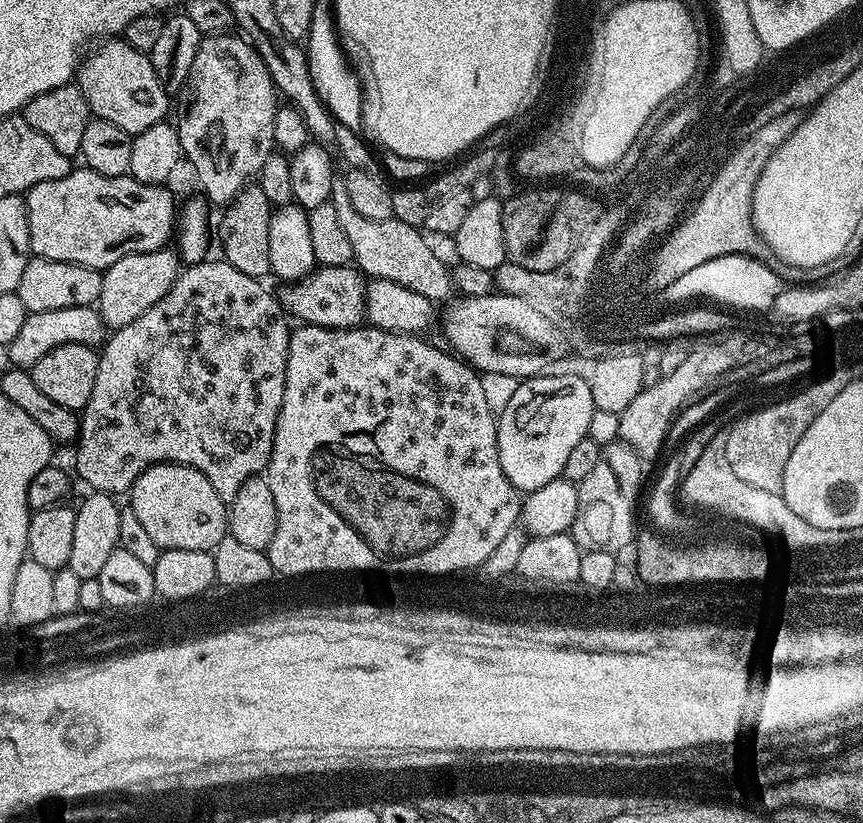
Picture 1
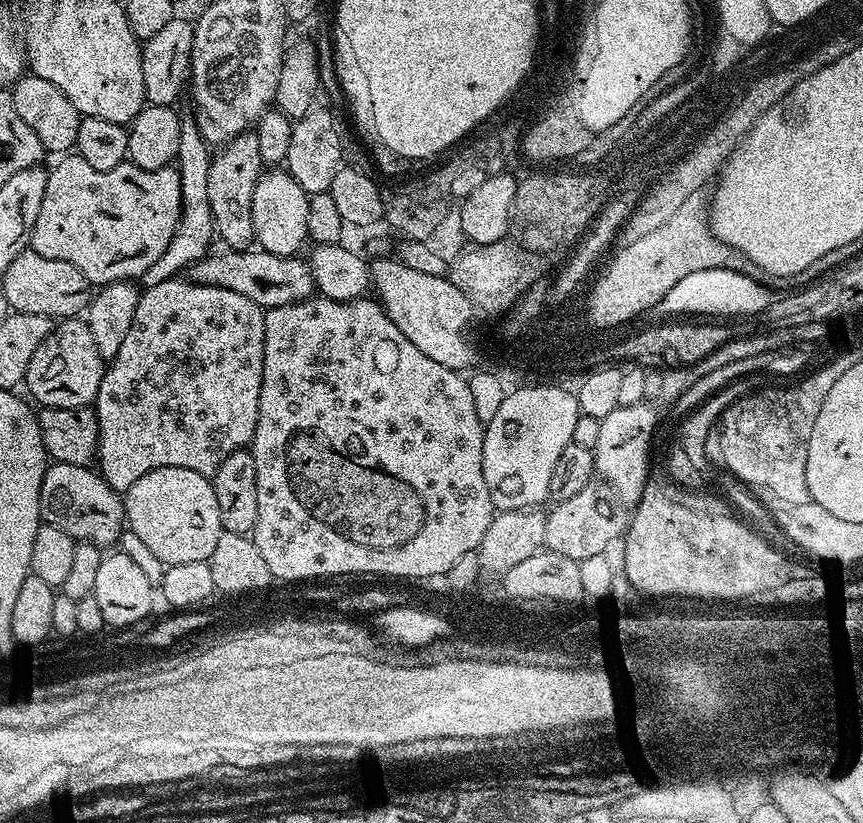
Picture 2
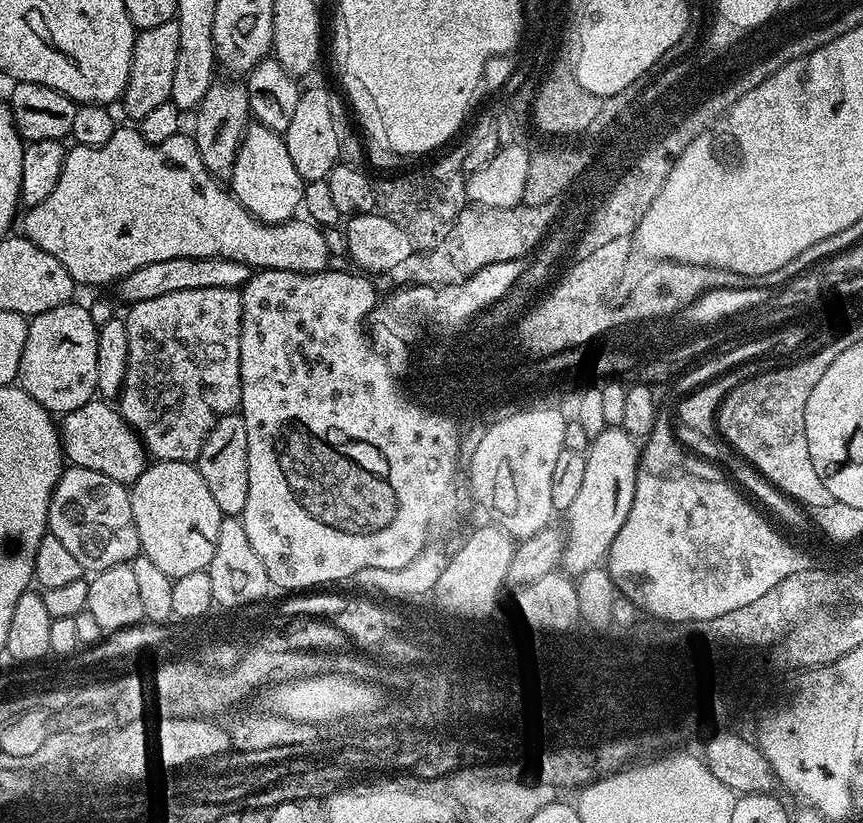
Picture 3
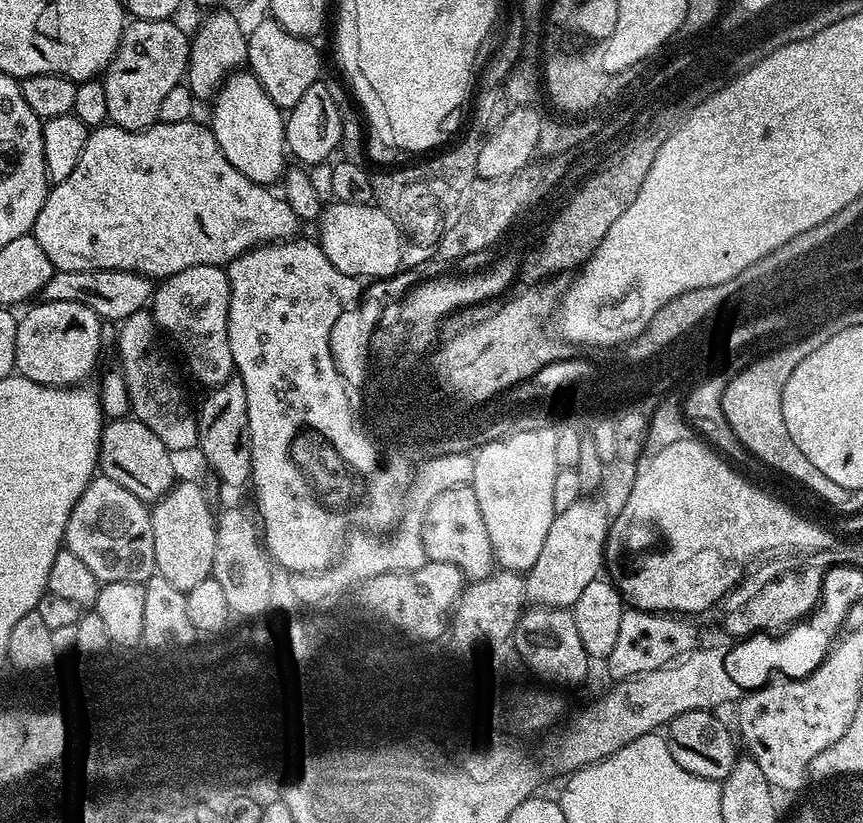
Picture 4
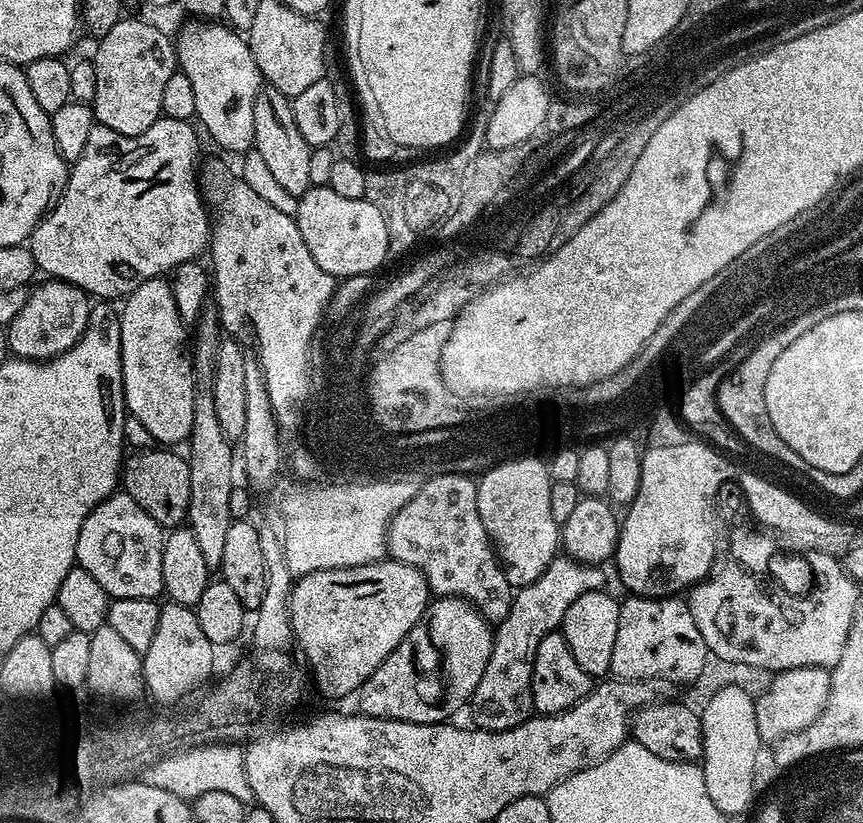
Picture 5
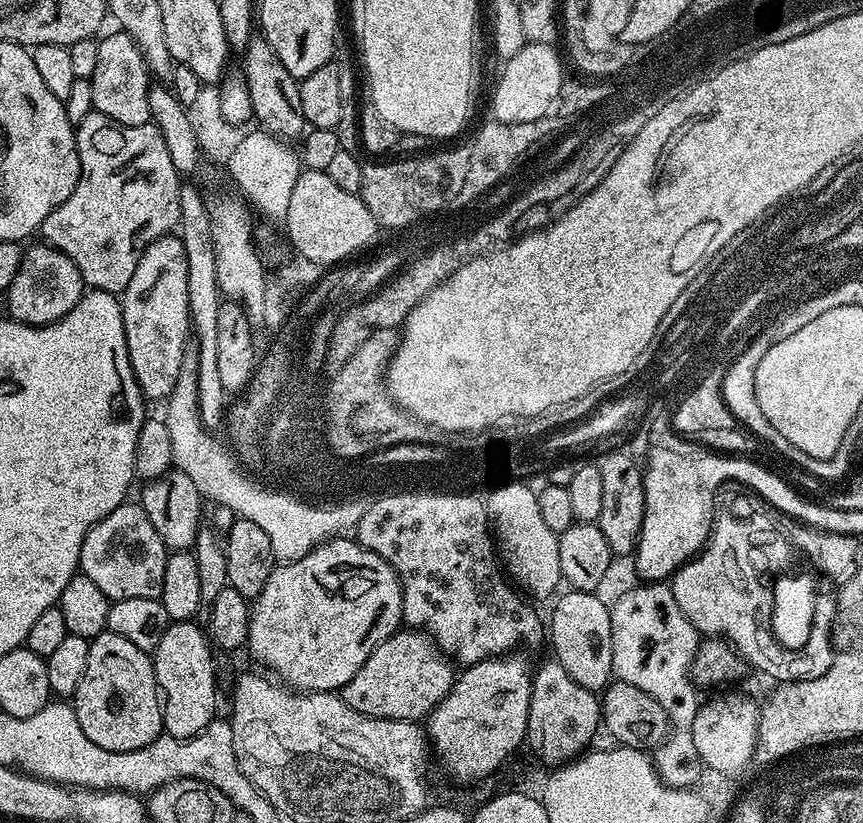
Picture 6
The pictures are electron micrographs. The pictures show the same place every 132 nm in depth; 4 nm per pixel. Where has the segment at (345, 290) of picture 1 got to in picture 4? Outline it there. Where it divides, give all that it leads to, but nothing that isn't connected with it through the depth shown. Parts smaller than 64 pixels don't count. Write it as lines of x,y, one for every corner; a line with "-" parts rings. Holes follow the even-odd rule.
62,270
53,271
50,282
42,286
39,299
43,302
78,302
94,310
101,321
122,322
130,314
143,312
149,307
154,284
149,277
126,270

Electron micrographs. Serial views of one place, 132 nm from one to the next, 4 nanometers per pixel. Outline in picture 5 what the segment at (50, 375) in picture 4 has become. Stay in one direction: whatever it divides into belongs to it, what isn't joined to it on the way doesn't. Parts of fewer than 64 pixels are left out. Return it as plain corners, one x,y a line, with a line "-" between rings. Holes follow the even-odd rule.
48,278
29,291
26,306
6,325
8,350
13,357
26,360
51,360
73,348
88,325
90,297
66,280
-
37,287
37,288
36,288
-
36,288
36,289
35,289

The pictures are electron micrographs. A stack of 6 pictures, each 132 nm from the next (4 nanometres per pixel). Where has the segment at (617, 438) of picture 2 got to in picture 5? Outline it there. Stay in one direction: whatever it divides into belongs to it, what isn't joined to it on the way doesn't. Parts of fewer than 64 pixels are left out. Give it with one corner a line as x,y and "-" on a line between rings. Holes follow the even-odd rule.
557,554
541,577
521,587
513,595
506,618
495,625
490,662
470,701
476,707
475,727
485,732
501,732
526,722
533,715
532,667
538,654
538,642
557,631
566,618
566,610
584,592
599,592
604,586
604,568
580,563
567,554

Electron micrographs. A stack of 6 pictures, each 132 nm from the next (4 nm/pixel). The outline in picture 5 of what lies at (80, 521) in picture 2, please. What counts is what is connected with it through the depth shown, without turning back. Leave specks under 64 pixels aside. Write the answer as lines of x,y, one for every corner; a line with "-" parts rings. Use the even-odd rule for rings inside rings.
117,490
111,496
107,496
98,507
87,516
82,522
80,533
76,539
76,564
86,570
86,574
90,574
98,581
98,586
102,586
102,590
106,590
106,594
112,600
121,600
122,598
146,598
147,600
156,600
161,593
164,592
164,583
162,582
162,550
164,549
165,529
154,518
150,518
150,514
146,514
146,510
142,510
142,506
138,506
138,502
134,502
134,498
130,498
128,493
123,490

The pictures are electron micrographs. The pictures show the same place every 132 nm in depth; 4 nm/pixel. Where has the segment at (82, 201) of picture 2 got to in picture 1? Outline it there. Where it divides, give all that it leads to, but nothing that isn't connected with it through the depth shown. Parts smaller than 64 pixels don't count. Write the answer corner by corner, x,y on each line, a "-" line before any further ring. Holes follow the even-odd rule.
87,166
73,167
66,178
38,182
26,193
28,246
31,255
103,270
123,256
135,252
156,252
169,243
178,217
178,200
166,189
164,184
138,182
131,174
103,176

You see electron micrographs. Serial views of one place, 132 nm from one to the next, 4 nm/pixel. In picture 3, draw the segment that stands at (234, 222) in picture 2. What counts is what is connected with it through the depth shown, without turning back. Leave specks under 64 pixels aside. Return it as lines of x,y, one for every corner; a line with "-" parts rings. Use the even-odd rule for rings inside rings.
228,80
213,83
206,91
206,96
194,109
196,149
198,154
202,154
202,162
210,170
210,174
217,178
231,177
234,158
240,149
244,131
250,123
247,87
243,83

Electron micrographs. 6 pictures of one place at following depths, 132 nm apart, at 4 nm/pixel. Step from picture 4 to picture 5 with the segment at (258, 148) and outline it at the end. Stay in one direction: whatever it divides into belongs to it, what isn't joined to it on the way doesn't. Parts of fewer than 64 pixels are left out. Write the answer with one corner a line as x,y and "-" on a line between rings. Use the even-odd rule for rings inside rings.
192,22
175,37
176,59
179,71
190,78
194,86
195,119
204,123
206,131
212,135
212,140
220,148
228,152
244,154
253,147
254,106
262,89
262,77
258,70
258,62
254,62
254,54
250,50
247,39
235,28
224,22

